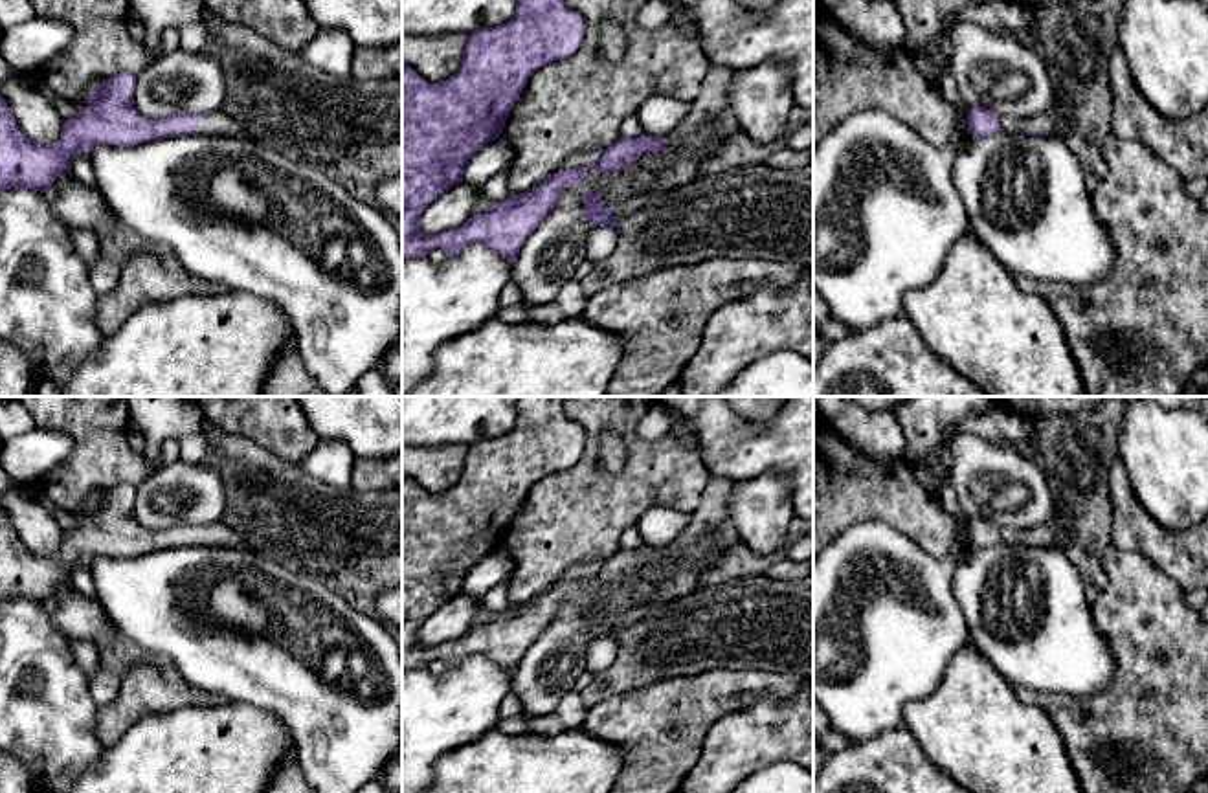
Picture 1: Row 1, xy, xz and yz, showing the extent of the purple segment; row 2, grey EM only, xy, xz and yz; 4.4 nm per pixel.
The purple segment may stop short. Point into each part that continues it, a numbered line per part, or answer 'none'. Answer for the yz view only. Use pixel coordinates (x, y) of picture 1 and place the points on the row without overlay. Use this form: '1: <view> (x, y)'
1: yz (1043, 533)

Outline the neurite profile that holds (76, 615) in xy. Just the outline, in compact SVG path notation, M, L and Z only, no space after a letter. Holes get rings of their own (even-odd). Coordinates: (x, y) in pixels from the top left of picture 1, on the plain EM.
M72 580L62 582L48 600L50 619L57 630L70 639L86 639L99 646L112 646L132 652L119 630L103 611L97 598L88 598L77 591Z

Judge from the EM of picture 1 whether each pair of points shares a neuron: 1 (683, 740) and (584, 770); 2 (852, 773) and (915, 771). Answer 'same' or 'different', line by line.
1: different
2: same

